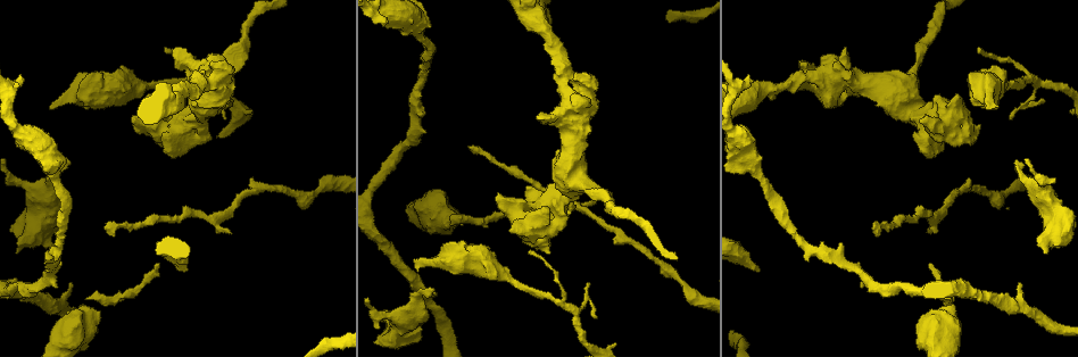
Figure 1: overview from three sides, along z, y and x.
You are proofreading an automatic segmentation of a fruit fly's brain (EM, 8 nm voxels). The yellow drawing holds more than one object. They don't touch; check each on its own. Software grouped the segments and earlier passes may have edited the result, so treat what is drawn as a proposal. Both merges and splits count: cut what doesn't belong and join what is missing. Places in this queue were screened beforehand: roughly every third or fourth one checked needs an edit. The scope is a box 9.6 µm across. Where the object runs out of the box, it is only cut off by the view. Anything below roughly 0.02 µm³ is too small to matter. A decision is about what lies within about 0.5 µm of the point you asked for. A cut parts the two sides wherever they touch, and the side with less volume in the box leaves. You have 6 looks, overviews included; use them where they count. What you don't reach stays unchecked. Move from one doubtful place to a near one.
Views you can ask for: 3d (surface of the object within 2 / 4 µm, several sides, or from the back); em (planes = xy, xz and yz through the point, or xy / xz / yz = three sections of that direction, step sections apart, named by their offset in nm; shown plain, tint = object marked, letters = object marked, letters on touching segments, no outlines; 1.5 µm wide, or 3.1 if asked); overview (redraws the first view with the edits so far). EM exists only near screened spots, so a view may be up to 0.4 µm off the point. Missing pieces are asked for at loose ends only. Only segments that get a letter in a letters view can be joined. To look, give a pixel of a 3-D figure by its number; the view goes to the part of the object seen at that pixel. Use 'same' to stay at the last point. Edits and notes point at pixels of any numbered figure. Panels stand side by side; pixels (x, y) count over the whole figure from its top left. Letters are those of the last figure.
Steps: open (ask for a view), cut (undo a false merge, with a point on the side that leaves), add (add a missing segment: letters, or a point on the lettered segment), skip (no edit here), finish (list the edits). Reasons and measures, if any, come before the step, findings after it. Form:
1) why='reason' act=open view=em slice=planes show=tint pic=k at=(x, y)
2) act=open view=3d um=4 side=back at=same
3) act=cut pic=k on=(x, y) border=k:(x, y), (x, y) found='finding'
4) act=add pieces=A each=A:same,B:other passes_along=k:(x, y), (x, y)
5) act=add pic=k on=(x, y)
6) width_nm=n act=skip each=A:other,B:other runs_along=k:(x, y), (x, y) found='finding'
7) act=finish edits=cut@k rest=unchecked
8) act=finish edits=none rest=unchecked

why='branch stops here' act=open view=em slice=planes show=letters pic=1 at=(432, 290)

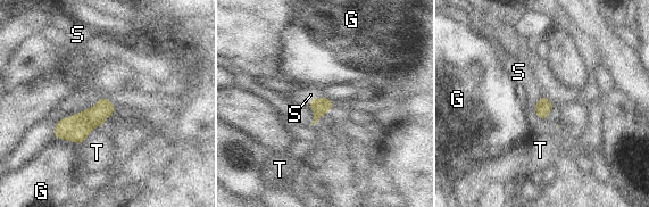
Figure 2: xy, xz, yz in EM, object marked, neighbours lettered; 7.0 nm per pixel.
act=add pieces=S each=G:other,S:same,T:other passes_along=2:(321, 106), (314, 98), (310, 94) found='the neuron continues'

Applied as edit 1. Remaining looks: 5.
act=open view=overview

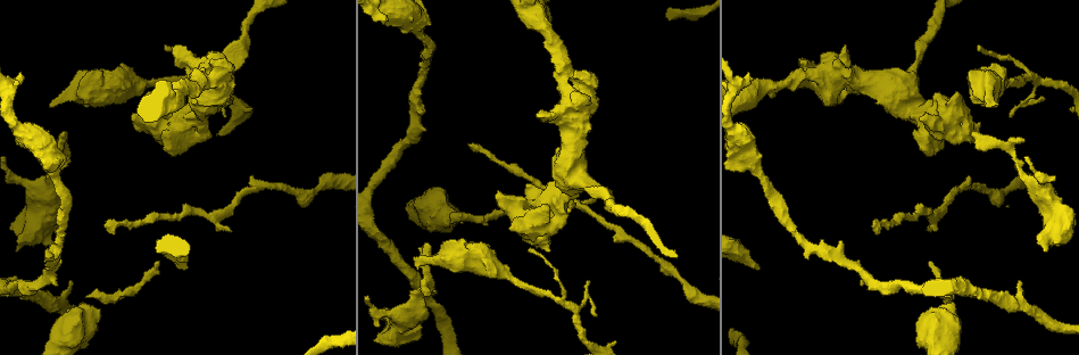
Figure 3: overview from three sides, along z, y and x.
why='stops while still wide' act=open view=em slice=planes show=letters pic=3 at=(188, 266)

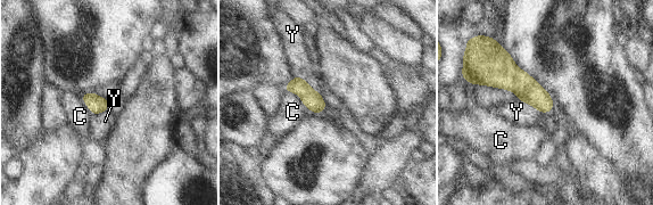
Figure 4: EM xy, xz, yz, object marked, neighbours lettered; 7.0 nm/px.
act=skip each=C:other,Y:other border=4:(295, 74), (303, 78), (320, 93) found='none of them fits'

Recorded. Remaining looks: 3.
why='branch stops here' act=open view=3d um=2 pic=3 at=(386, 21)

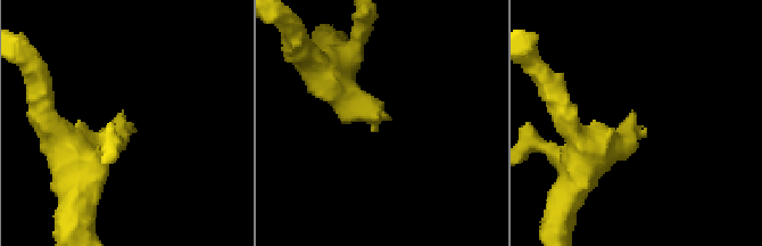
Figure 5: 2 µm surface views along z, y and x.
act=open view=em slice=planes show=letters pic=5 at=(378, 118)

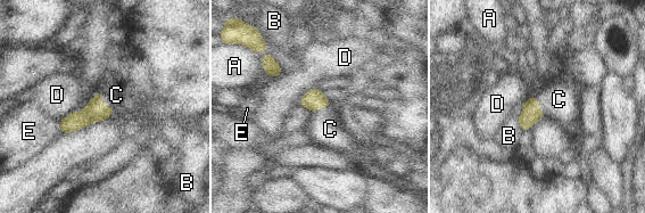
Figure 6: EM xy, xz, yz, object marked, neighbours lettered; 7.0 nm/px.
width_nm=140 act=add pieces=C each=A:other,B:other,C:same,D:other,E:other passes_along=6:(94, 111), (101, 103), (116, 95) found='it goes on there'

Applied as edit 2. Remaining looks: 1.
act=finish edits=add@2,add@6 rest=unchecked

